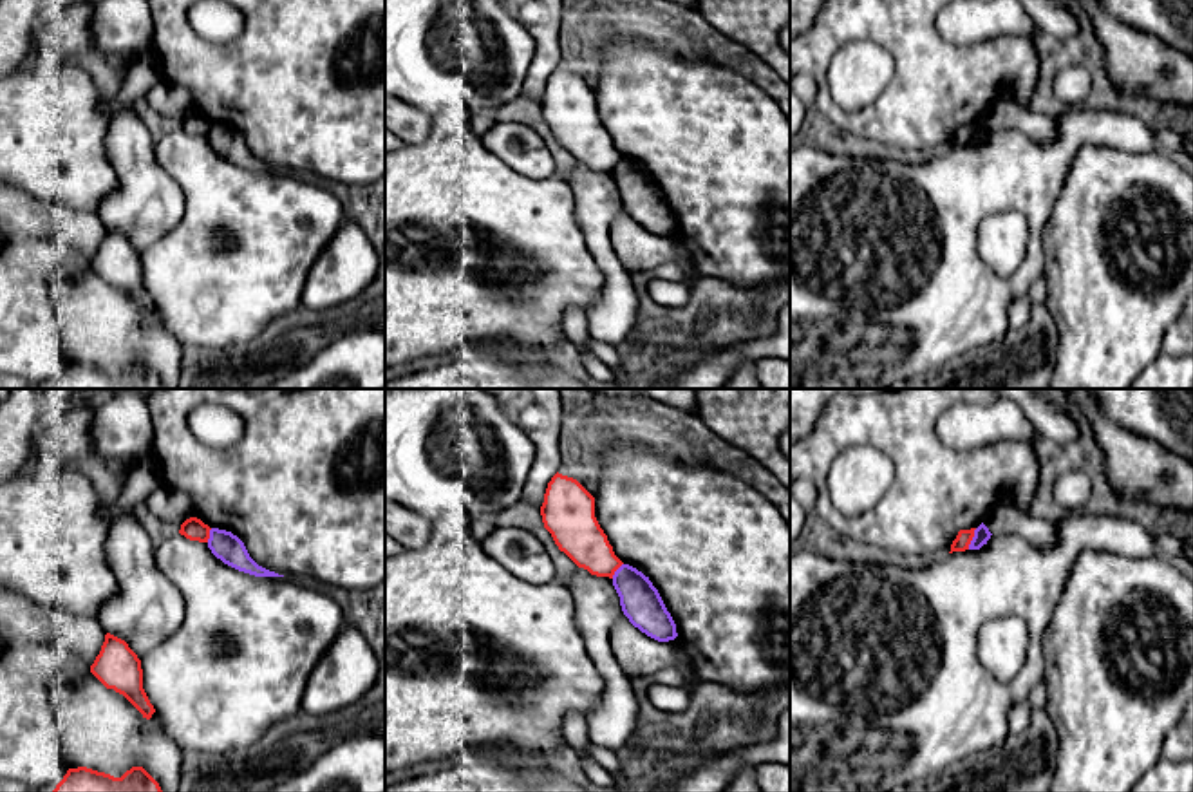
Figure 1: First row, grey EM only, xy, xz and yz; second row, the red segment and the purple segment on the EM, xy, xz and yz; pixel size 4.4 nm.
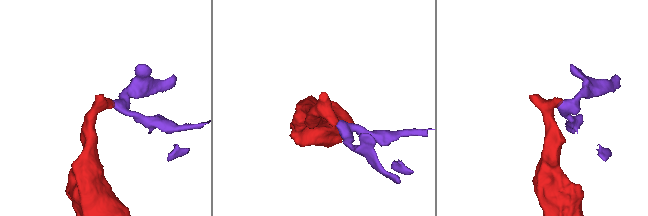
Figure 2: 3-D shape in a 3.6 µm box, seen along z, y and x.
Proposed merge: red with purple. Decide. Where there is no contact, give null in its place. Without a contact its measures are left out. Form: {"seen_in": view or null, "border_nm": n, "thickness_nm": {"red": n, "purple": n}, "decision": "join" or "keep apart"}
{"seen_in": "yz", "border_nm": 100, "thickness_nm": {"red": 70, "purple": 70}, "decision": "keep apart"}

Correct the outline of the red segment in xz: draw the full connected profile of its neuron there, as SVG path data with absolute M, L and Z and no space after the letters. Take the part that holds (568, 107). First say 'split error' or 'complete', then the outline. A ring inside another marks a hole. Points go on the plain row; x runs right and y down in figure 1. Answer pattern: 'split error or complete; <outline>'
complete; M555 69L540 101L544 123L578 163L613 174L624 159L595 112L595 92L573 72Z

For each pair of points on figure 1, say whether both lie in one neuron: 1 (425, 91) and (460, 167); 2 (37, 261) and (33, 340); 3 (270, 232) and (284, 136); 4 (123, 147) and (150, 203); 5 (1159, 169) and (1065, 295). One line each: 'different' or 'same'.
1: different
2: same
3: different
4: same
5: same

